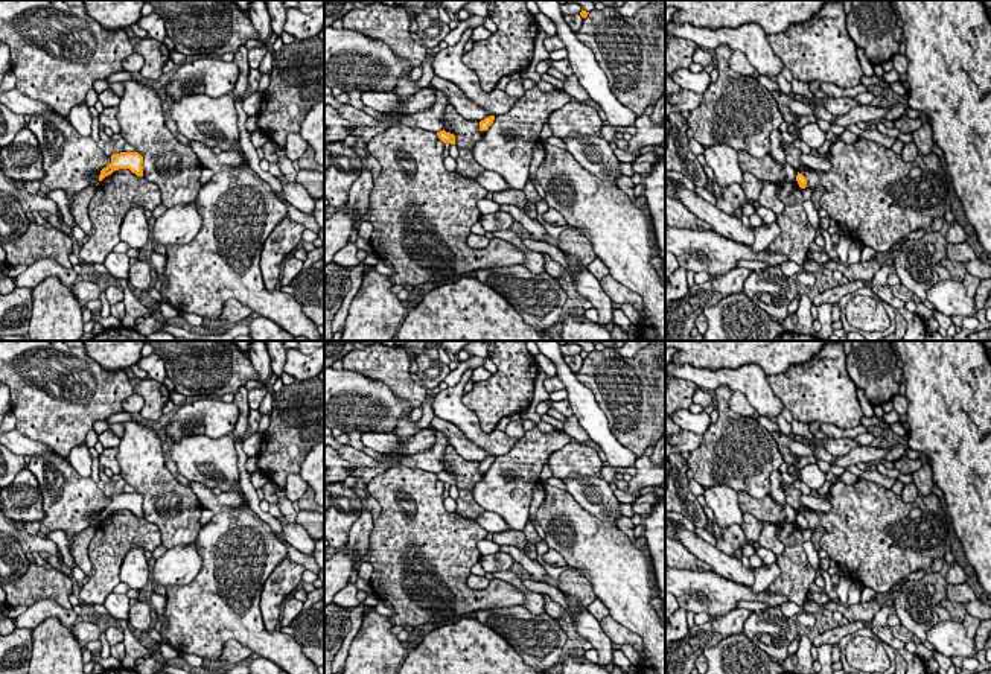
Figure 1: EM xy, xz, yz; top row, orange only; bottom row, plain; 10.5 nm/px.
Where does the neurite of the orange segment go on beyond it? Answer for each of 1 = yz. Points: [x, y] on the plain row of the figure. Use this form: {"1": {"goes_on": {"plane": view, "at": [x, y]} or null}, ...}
{"1": {"goes_on": null}}

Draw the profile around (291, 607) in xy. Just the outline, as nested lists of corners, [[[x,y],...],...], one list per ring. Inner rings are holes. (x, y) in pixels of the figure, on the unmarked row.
[[[294,596],[286,598],[282,607],[280,627],[289,625],[295,616],[303,610],[303,602]]]

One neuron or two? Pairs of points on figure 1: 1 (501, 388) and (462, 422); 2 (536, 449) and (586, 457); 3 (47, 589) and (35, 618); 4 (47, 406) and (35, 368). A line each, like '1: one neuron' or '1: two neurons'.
1: two neurons
2: two neurons
3: two neurons
4: one neuron

